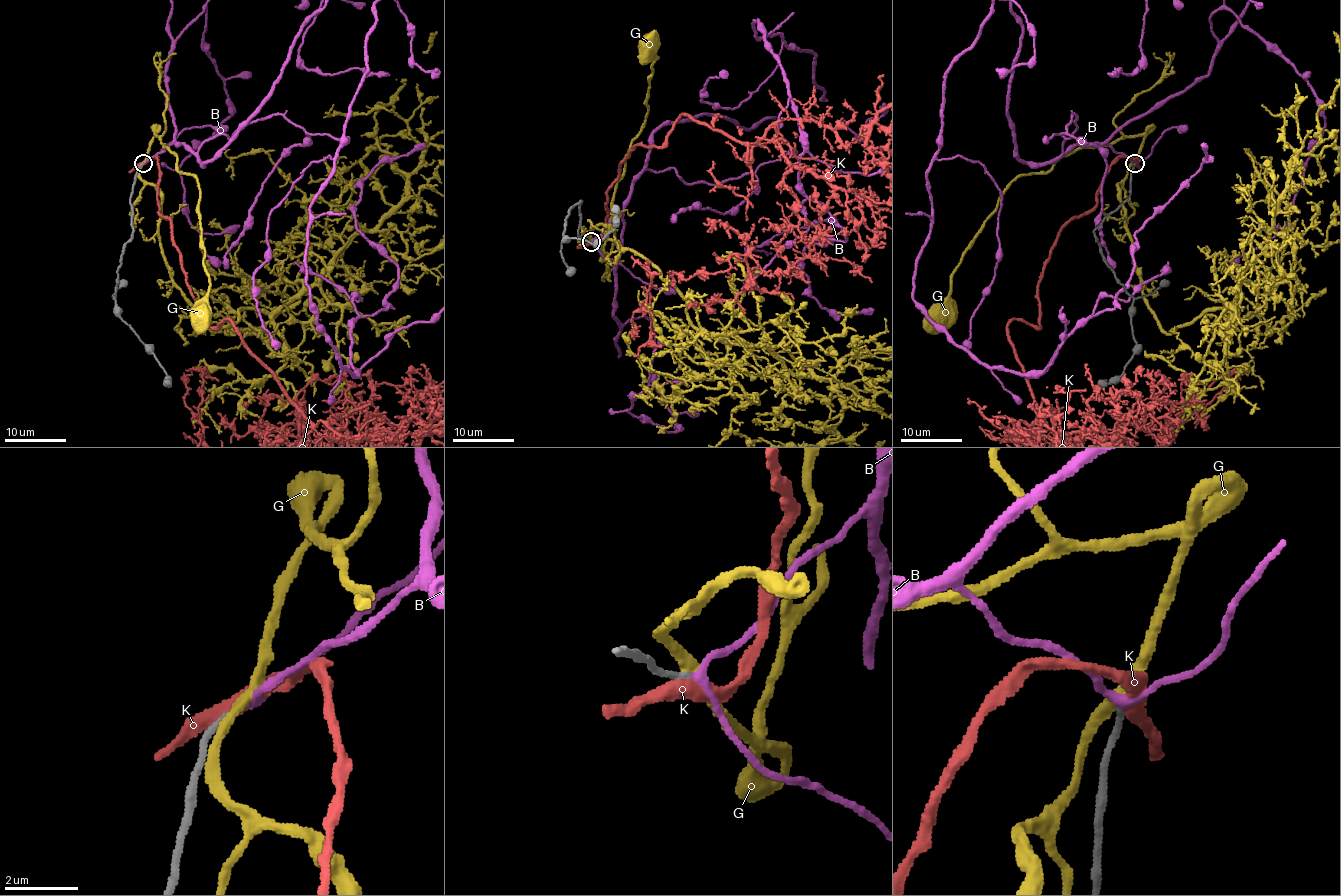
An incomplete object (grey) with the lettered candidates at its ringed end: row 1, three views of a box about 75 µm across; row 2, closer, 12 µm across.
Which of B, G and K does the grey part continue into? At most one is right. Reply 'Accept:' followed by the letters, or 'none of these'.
Accept: B

